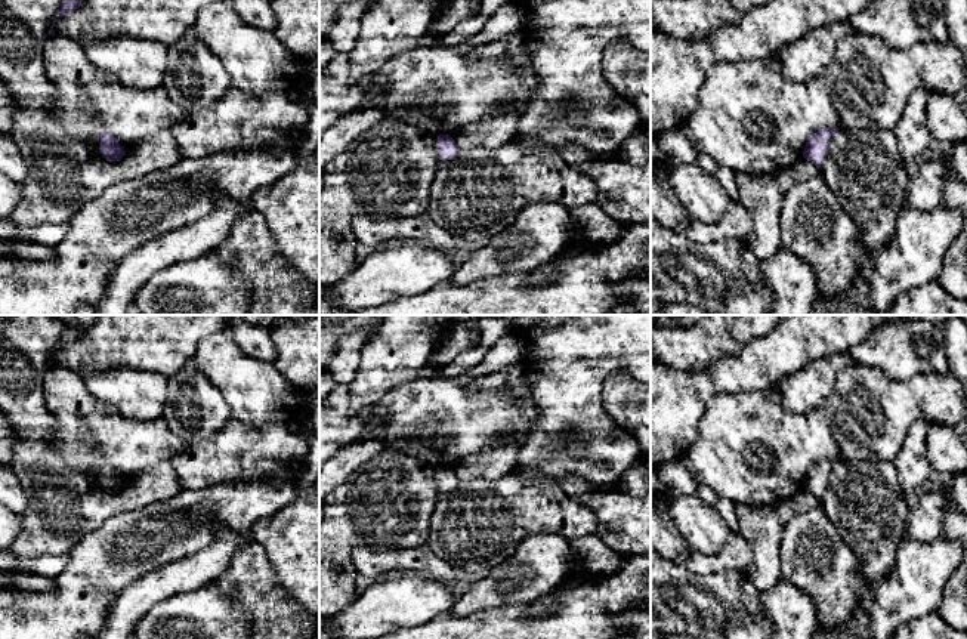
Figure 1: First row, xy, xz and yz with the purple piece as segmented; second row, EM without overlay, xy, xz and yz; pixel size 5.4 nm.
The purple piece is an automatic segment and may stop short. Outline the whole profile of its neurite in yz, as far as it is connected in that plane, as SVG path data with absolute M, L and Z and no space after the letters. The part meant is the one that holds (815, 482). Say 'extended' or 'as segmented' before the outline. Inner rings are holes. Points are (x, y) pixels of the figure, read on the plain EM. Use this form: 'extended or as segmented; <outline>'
as segmented; M821 460L815 463L806 473L803 488L819 500L827 490L829 473L838 462L840 460Z

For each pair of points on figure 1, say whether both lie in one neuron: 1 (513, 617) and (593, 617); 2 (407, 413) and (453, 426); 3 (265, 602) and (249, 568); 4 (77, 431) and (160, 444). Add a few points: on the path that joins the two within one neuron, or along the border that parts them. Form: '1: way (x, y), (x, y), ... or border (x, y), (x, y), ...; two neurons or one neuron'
1: way (533, 623), (574, 623); one neuron
2: way (419, 414), (423, 417), (441, 417); one neuron
3: way (259, 593), (250, 583), (250, 577); one neuron
4: way (98, 434), (124, 444), (139, 444); one neuron

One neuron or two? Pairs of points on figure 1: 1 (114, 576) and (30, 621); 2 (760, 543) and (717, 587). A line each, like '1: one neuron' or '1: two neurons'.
1: one neuron
2: two neurons

